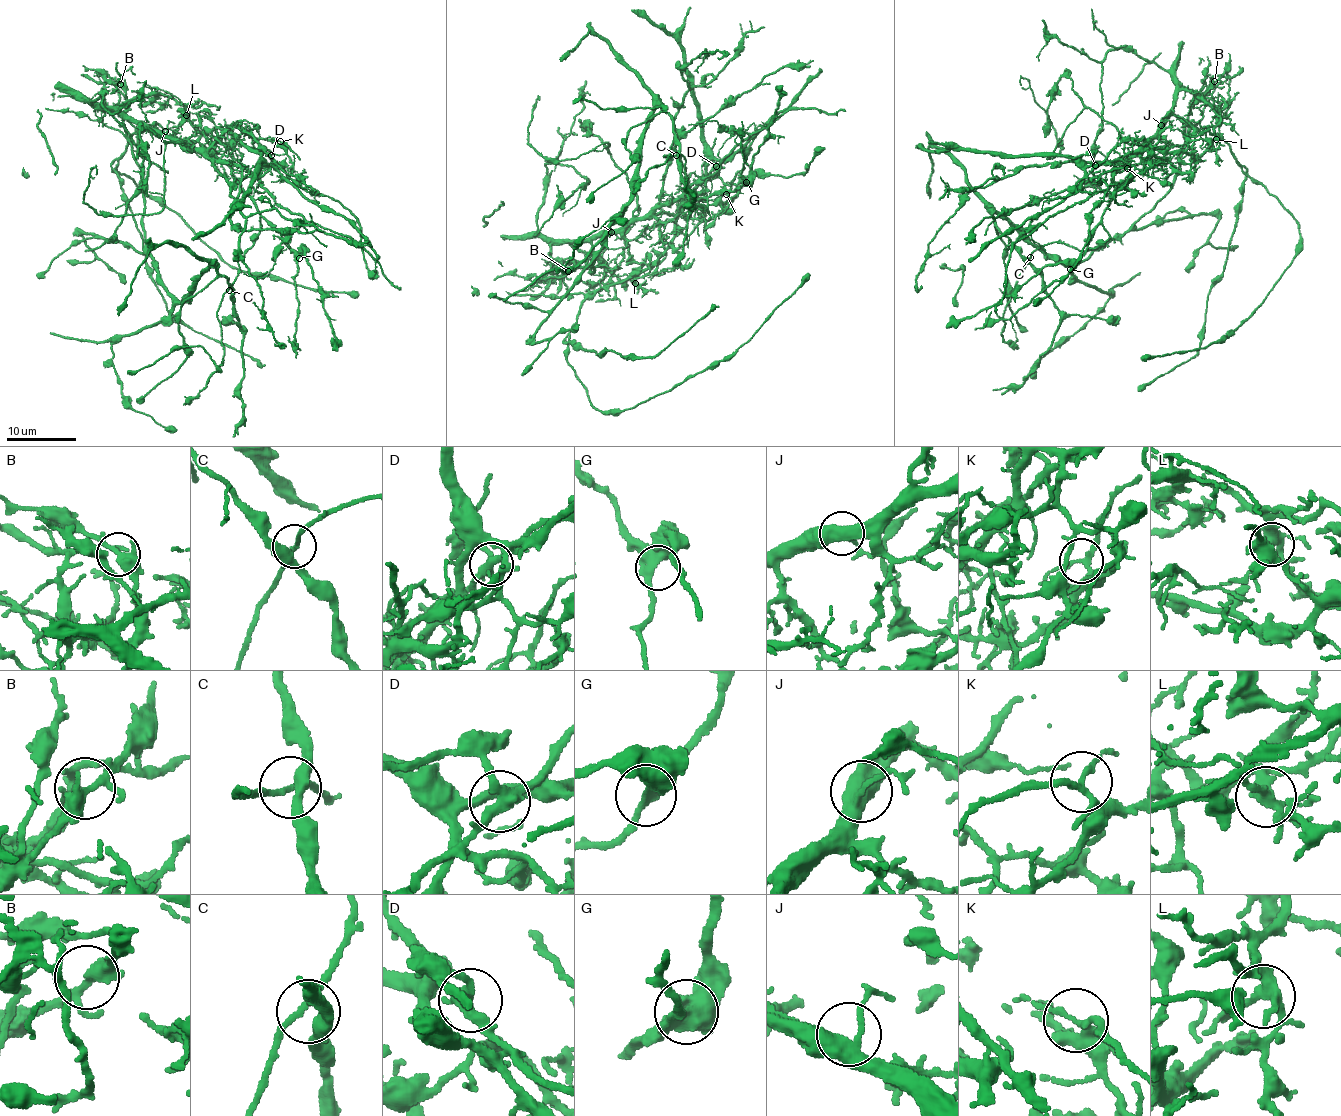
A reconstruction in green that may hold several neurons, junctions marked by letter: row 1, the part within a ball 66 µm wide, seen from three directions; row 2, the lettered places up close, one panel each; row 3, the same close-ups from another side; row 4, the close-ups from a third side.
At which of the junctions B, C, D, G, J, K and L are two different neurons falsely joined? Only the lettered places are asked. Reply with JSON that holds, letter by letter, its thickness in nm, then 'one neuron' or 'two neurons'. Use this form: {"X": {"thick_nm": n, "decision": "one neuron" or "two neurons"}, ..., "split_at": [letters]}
{"B": {"thick_nm": 320, "decision": "one neuron"}, "C": {"thick_nm": 190, "decision": "one neuron"}, "D": {"thick_nm": 340, "decision": "one neuron"}, "G": {"thick_nm": 320, "decision": "one neuron"}, "J": {"thick_nm": 440, "decision": "one neuron"}, "K": {"thick_nm": 180, "decision": "one neuron"}, "L": {"thick_nm": 340, "decision": "one neuron"}, "split_at": []}

